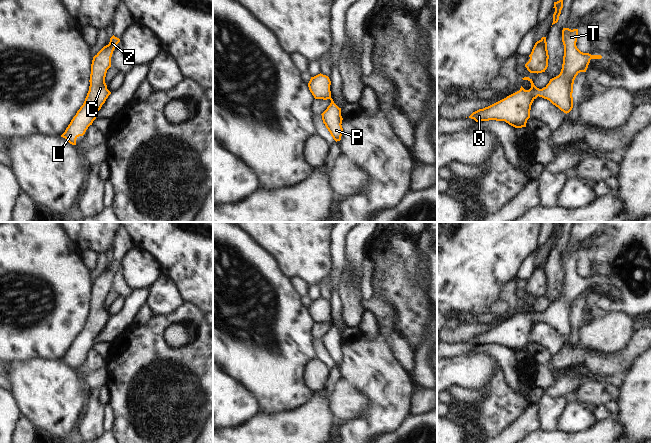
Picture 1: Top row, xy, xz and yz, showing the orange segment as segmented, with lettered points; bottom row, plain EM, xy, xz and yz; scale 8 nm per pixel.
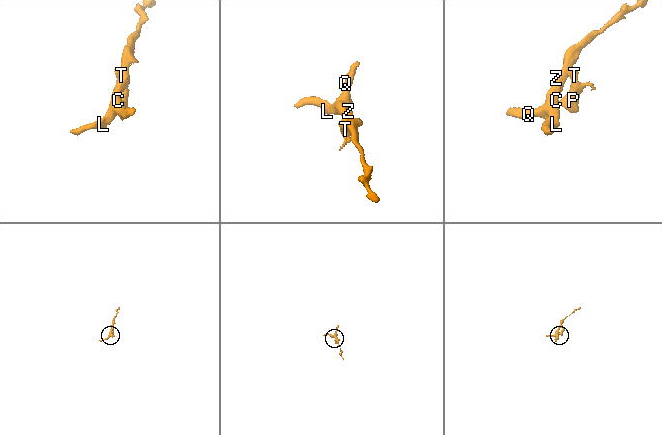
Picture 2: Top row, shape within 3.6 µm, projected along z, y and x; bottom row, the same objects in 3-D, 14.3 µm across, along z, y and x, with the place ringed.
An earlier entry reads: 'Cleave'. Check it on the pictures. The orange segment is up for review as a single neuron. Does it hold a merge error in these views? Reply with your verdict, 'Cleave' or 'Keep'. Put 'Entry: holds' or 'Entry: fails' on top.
Entry: fails
Keep

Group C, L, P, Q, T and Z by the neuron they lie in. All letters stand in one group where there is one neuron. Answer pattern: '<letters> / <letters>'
C L P Q T Z

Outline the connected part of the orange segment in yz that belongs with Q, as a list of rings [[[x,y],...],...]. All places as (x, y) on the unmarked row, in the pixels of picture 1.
[[[563,252],[562,266],[564,280],[561,296],[550,303],[542,313],[537,312],[529,301],[522,302],[531,307],[531,312],[525,314],[522,310],[519,315],[506,322],[473,336],[469,342],[480,345],[505,345],[515,352],[526,351],[530,342],[533,325],[539,320],[549,324],[564,337],[573,332],[573,308],[580,296],[586,296],[591,283],[601,283],[601,279],[591,279],[581,276],[577,270],[578,253]]]

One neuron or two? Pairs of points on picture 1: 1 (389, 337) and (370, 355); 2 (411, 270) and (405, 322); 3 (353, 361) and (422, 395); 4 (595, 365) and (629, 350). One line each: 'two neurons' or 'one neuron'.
1: two neurons
2: two neurons
3: two neurons
4: one neuron

